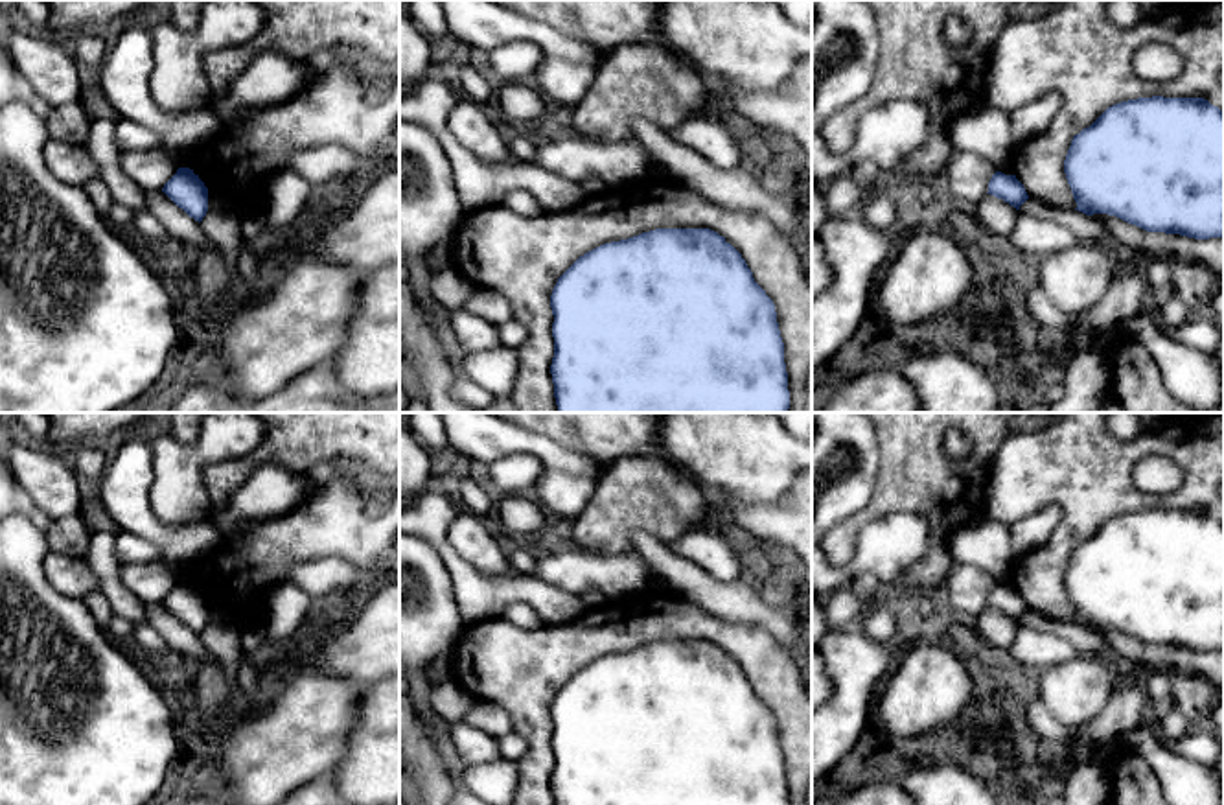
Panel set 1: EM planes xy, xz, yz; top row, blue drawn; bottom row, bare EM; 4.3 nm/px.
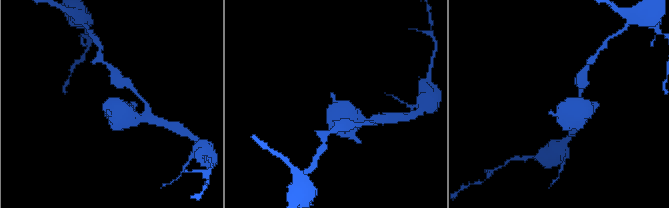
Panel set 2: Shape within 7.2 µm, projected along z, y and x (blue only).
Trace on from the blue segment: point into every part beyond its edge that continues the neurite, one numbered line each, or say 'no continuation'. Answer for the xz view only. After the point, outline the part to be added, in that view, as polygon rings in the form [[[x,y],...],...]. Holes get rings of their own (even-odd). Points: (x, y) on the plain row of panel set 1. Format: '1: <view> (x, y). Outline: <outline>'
no continuation

